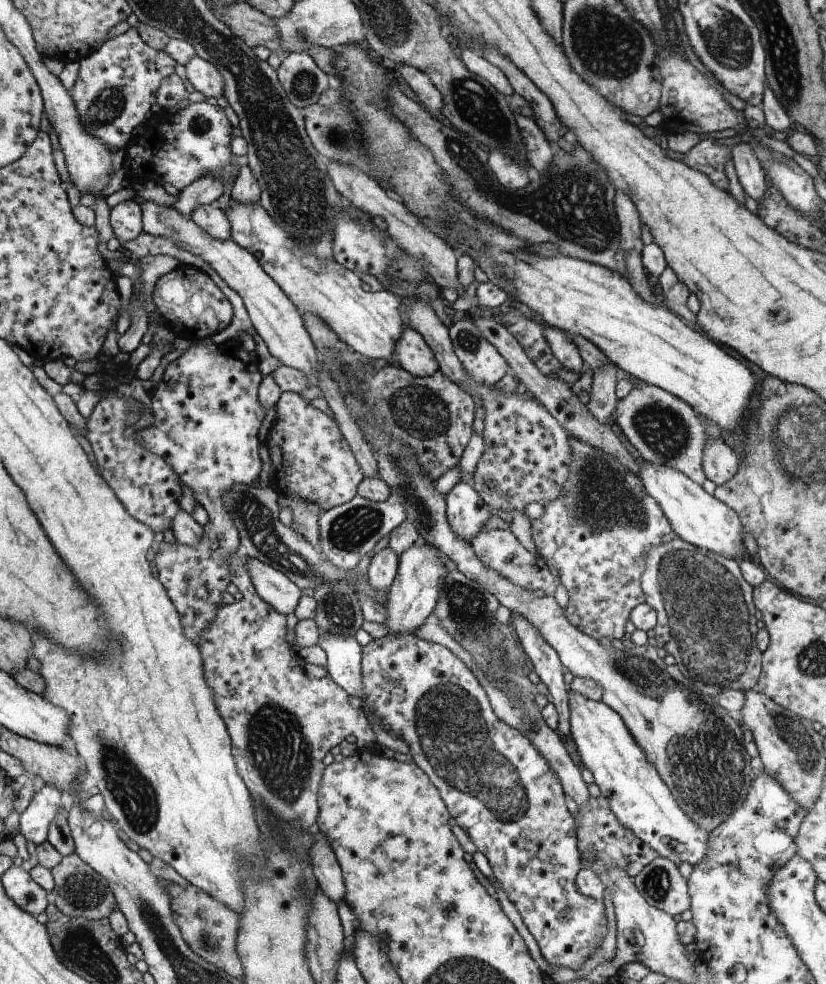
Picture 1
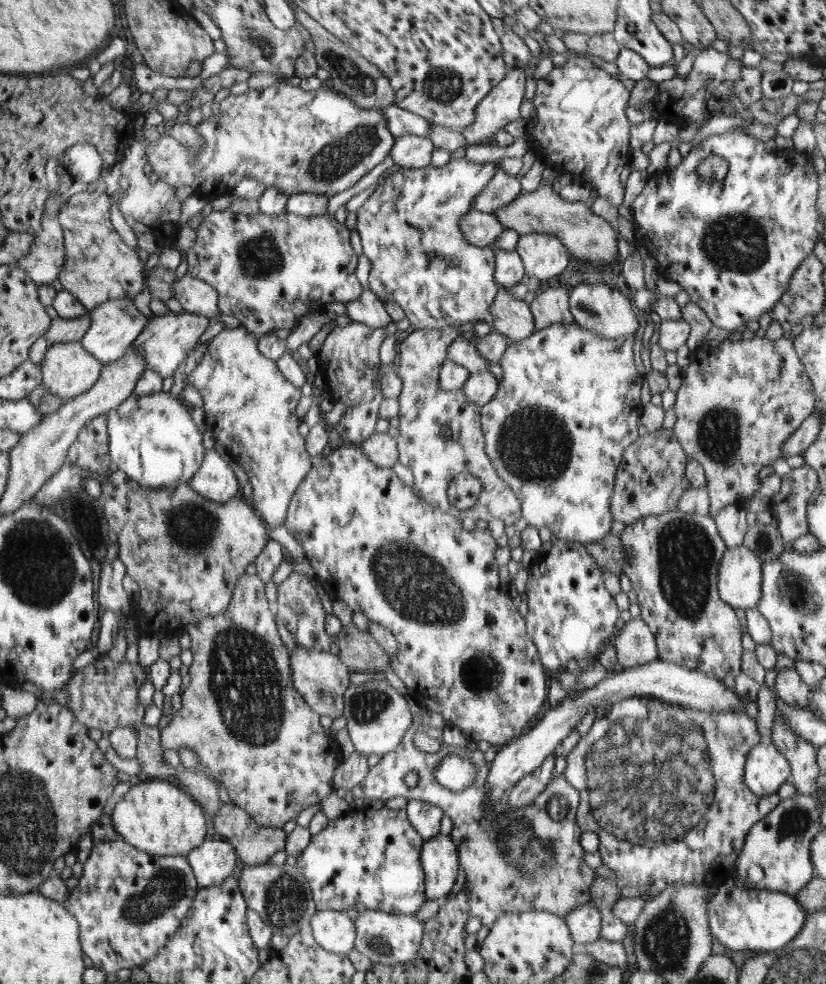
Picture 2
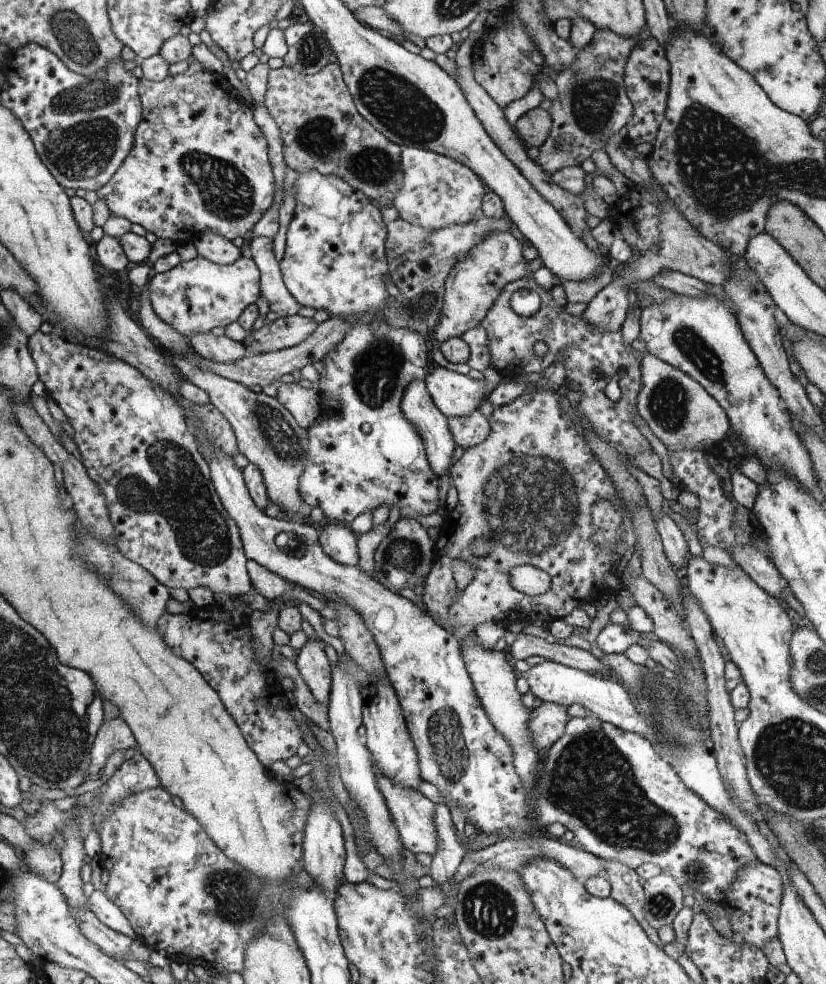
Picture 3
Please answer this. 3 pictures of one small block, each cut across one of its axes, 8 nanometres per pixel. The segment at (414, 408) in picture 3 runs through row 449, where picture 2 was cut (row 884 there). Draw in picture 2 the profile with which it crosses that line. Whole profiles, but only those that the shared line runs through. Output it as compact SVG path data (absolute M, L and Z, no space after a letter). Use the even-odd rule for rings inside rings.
M448 835L428 839L423 846L423 872L427 874L427 900L443 901L458 877L459 854Z

